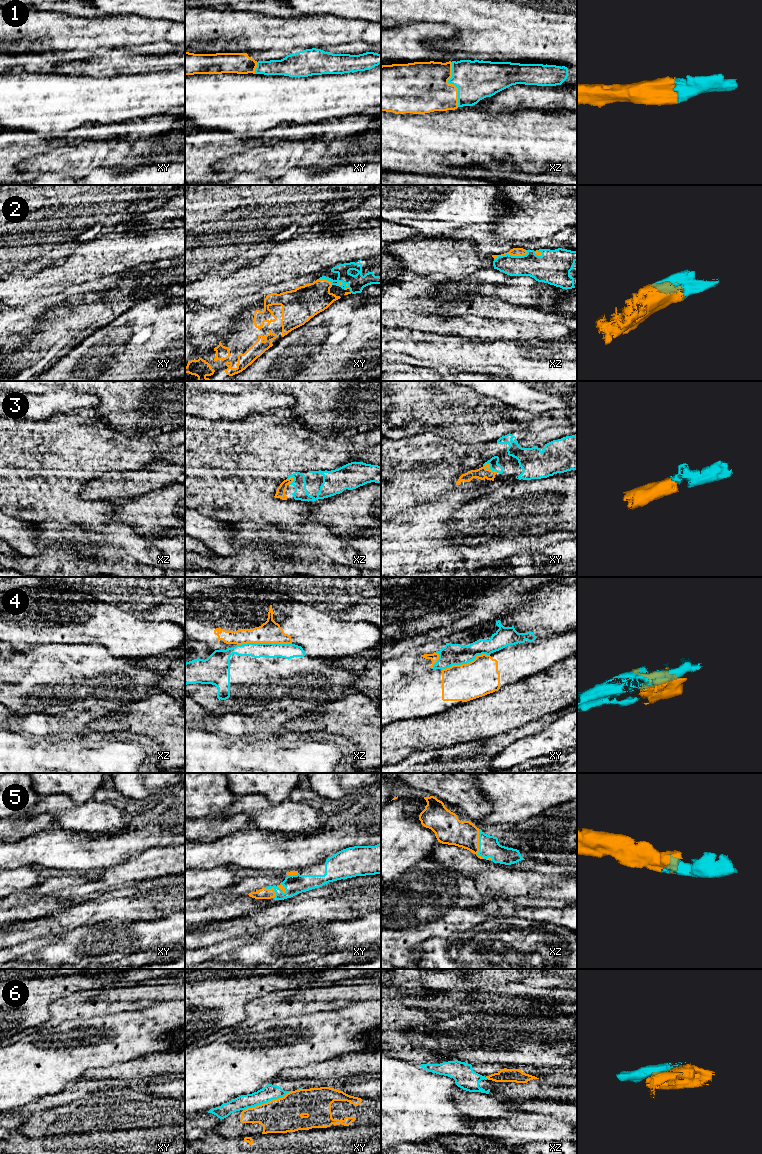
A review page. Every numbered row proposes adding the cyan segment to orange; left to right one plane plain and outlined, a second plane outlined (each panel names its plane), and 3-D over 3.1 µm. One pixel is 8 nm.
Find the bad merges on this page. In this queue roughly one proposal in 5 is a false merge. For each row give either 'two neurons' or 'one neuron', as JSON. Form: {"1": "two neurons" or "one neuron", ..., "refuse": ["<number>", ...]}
{"1": "one neuron", "2": "one neuron", "3": "one neuron", "4": "two neurons", "5": "one neuron", "6": "two neurons", "refuse": ["4", "6"]}

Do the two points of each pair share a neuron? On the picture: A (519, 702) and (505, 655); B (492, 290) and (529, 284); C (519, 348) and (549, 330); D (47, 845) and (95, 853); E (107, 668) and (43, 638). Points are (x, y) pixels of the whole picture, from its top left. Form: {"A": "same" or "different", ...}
{"A": "different", "B": "same", "C": "different", "D": "same", "E": "different"}

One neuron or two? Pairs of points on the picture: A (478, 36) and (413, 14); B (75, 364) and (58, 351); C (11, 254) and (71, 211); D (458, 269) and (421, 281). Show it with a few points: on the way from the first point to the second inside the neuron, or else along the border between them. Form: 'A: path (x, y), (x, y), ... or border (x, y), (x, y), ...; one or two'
A: path (462, 20), (455, 13), (429, 13); one
B: border (78, 344), (48, 369); two
C: path (26, 241), (39, 234), (49, 233), (56, 226); one
D: border (417, 275), (446, 275), (450, 278); two

